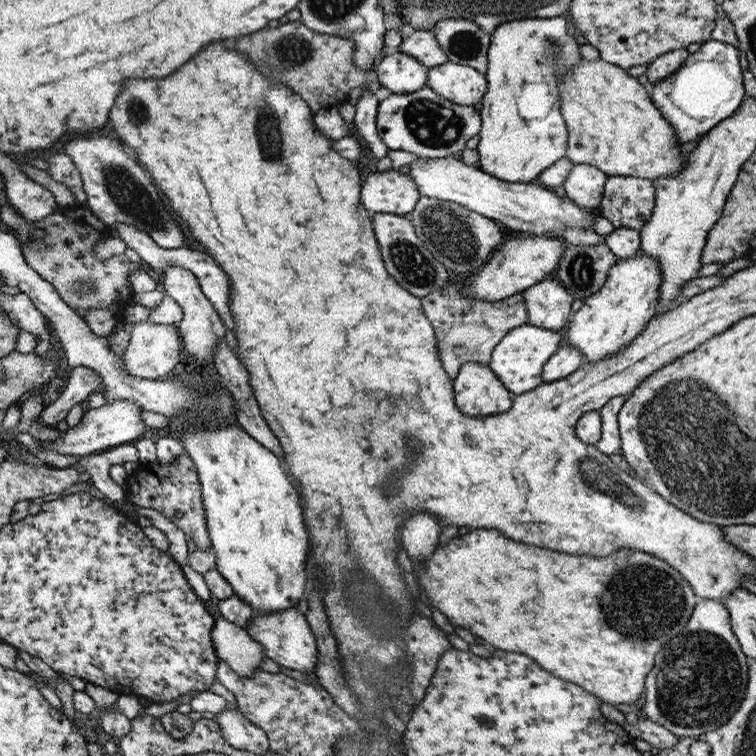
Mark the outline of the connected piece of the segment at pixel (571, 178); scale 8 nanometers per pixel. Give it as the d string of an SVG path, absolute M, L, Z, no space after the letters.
M575 164L564 180L566 198L582 208L597 210L608 176L591 164Z

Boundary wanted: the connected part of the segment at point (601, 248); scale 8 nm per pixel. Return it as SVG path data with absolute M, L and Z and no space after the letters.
M605 243L596 245L568 245L561 256L558 268L558 278L564 288L567 288L574 299L585 299L598 292L608 278L610 267L614 266L617 256Z

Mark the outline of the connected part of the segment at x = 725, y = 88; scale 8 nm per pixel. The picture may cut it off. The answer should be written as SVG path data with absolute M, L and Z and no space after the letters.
M711 39L701 43L698 52L690 54L673 74L653 85L654 89L649 95L650 101L655 105L660 115L672 124L678 140L682 143L690 142L707 133L720 121L728 119L740 107L746 97L742 72L737 48L725 44L725 42Z

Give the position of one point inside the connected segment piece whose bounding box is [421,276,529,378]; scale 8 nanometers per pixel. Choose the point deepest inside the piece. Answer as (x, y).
(467, 329)

